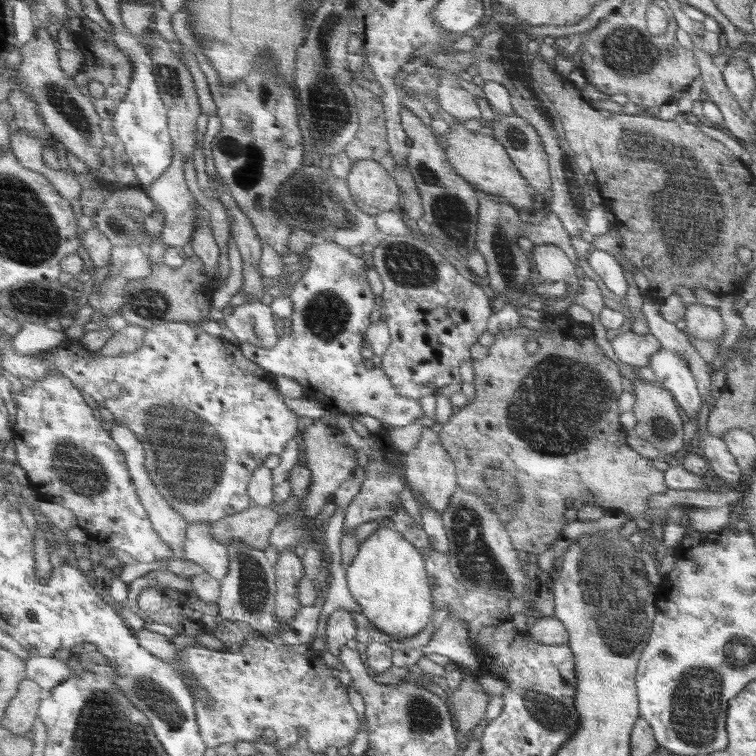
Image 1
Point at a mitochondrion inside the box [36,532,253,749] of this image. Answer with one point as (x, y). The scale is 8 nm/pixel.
(162, 703)

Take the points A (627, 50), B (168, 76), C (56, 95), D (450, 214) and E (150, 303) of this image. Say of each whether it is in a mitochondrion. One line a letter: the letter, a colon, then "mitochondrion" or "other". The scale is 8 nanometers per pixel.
A: mitochondrion
B: mitochondrion
C: mitochondrion
D: mitochondrion
E: mitochondrion

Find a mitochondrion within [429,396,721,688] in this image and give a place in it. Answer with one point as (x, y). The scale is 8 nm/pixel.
(610, 577)

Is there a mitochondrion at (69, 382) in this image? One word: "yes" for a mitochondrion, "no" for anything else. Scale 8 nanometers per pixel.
no

